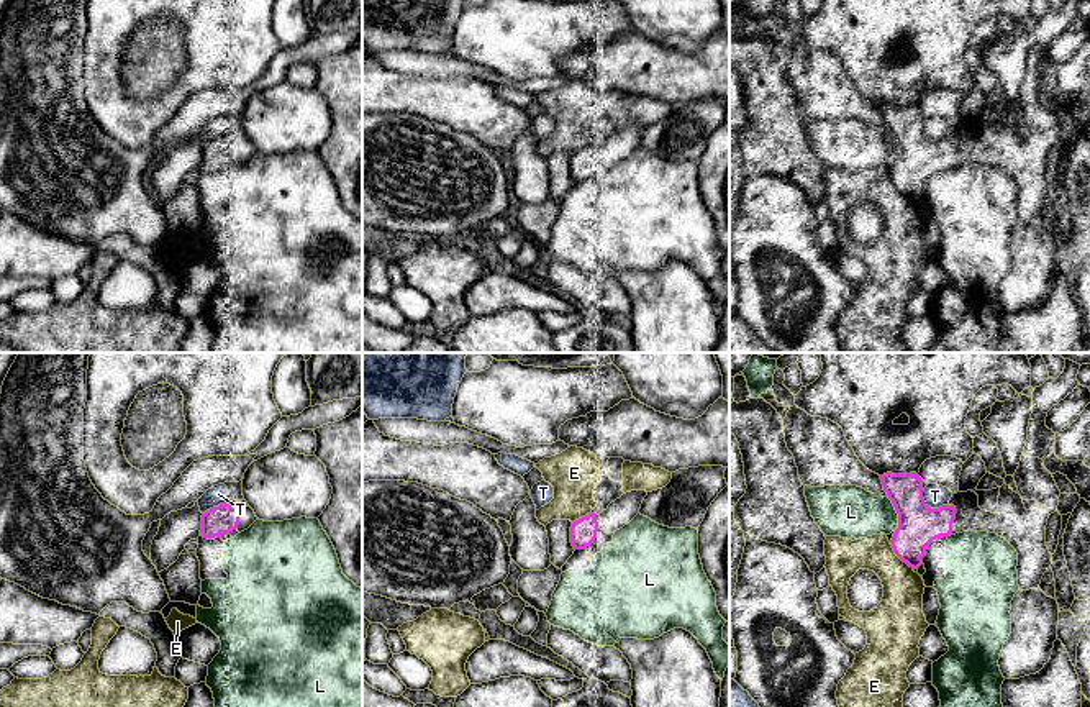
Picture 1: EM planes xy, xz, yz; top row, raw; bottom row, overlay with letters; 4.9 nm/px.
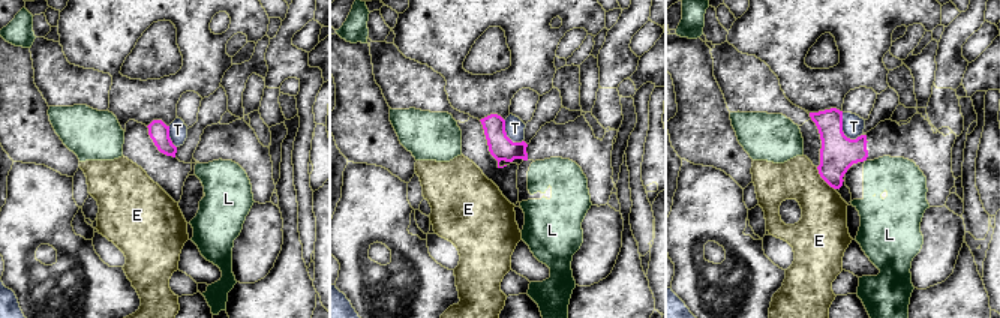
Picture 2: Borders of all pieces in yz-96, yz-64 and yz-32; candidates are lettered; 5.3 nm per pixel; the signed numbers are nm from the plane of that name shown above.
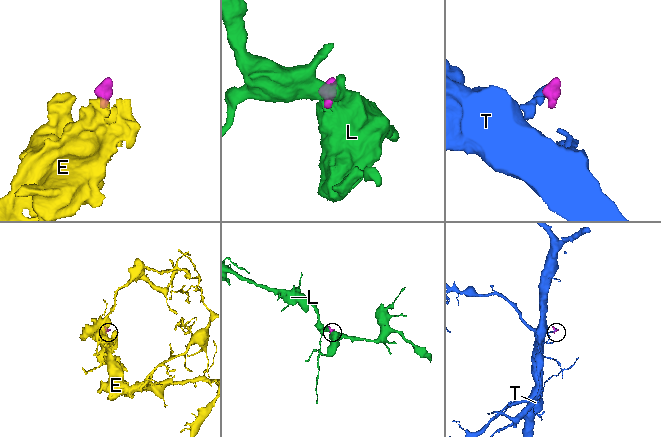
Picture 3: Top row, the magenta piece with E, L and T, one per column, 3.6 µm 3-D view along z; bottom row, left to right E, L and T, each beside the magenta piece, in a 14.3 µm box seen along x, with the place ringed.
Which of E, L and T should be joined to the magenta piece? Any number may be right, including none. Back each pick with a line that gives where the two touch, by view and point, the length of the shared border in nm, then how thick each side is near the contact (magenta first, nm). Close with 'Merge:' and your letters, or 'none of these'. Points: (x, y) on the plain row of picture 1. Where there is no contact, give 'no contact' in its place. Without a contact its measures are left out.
Merge: none of these

